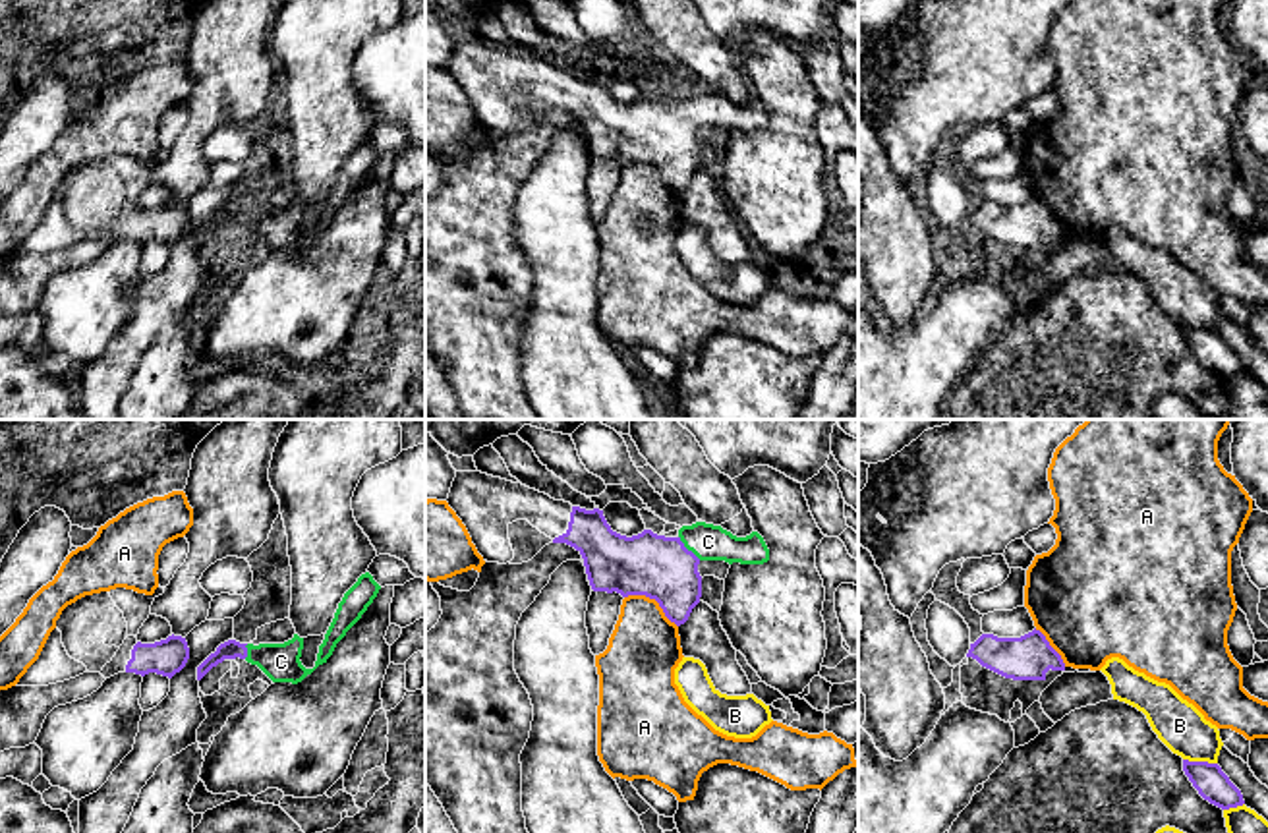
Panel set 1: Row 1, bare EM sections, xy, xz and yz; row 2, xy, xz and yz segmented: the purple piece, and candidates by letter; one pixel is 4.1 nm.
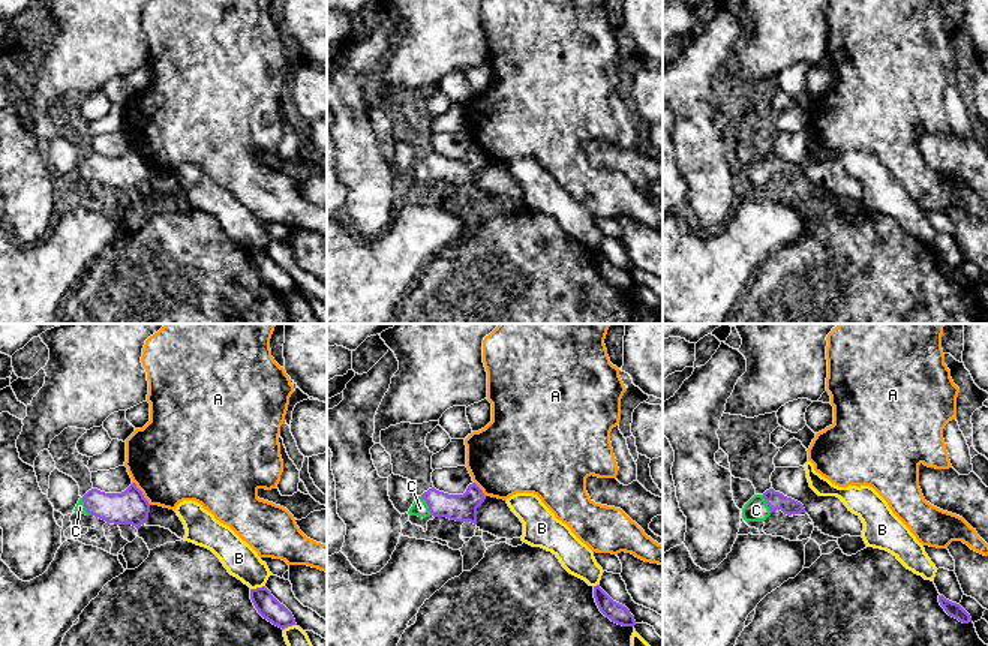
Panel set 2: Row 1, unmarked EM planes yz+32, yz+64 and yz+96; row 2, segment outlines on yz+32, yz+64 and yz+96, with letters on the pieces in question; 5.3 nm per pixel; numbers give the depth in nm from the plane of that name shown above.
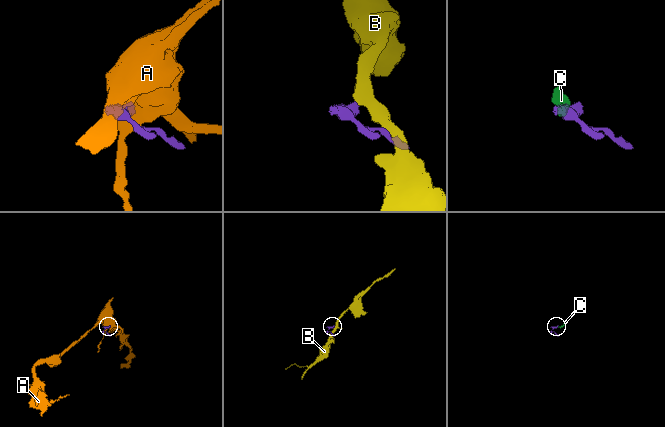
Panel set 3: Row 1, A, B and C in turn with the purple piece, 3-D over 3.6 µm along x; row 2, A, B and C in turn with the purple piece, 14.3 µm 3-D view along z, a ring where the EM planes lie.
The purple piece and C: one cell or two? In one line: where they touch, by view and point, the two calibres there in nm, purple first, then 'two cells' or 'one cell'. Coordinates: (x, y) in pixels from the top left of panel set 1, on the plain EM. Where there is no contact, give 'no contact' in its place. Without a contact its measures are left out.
xz (687, 116) | 260/150 nm | one cell

